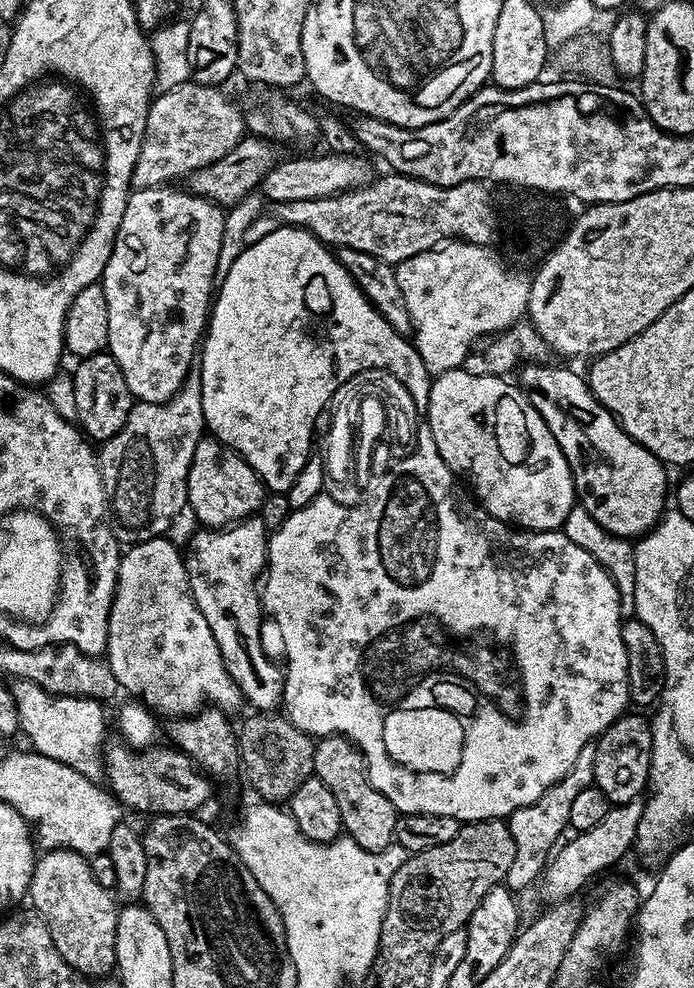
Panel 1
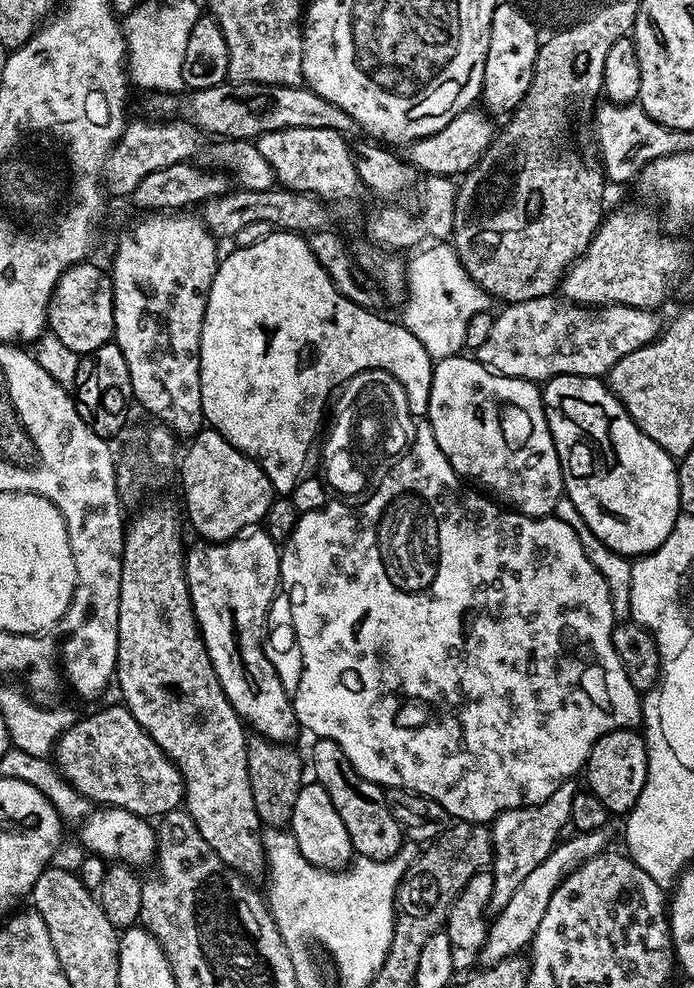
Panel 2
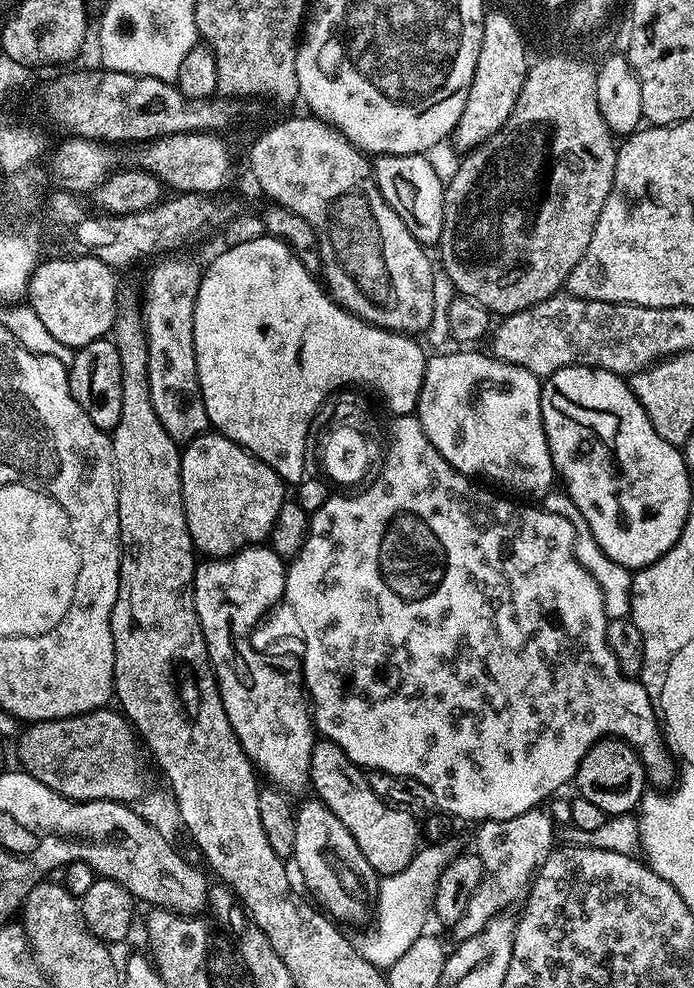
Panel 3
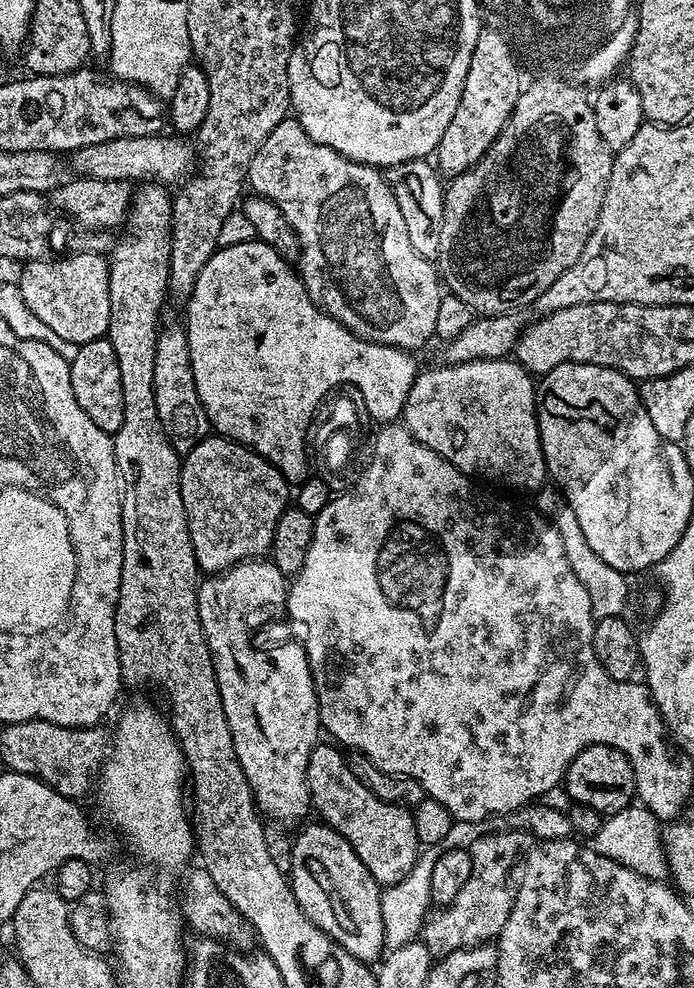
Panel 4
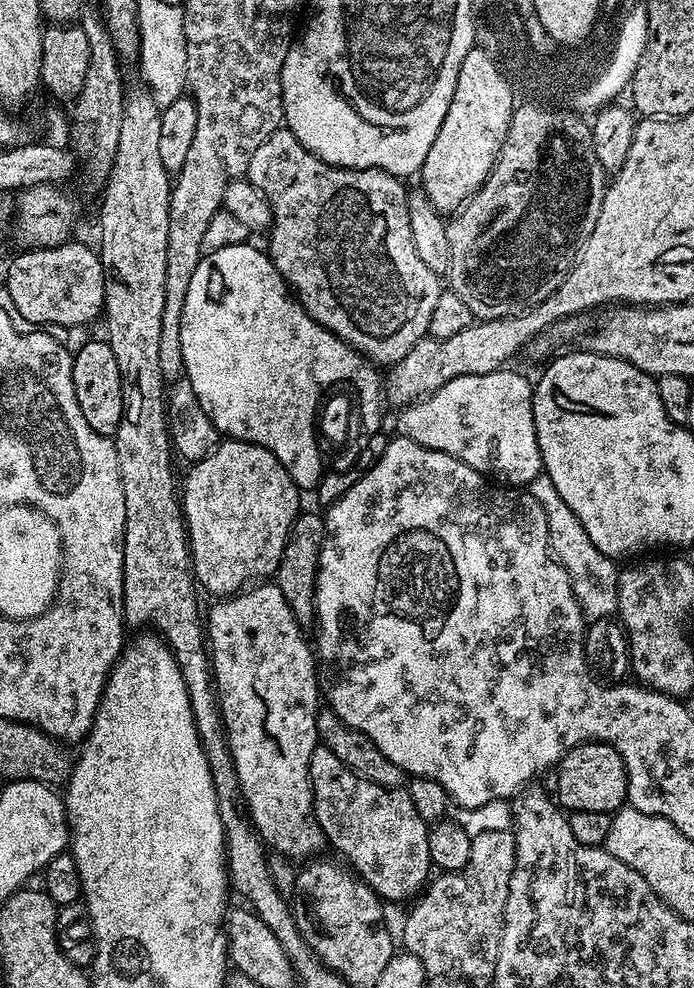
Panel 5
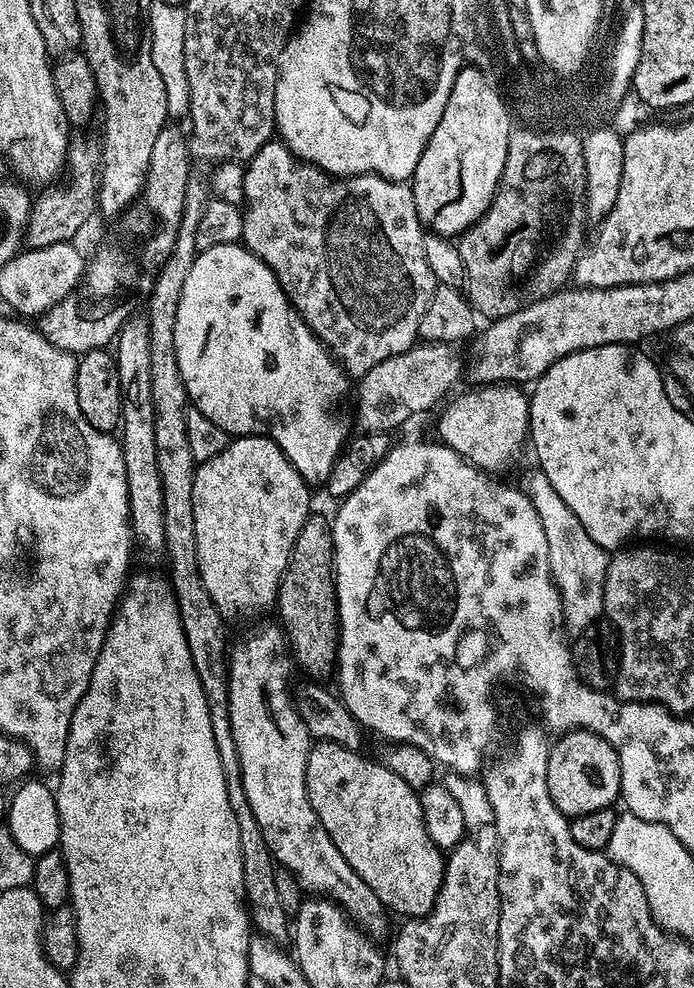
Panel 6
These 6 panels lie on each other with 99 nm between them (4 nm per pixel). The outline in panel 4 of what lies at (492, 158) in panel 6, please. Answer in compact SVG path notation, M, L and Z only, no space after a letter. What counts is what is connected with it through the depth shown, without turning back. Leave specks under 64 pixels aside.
M485 27L478 42L474 42L474 54L470 58L470 70L466 70L458 110L454 110L454 118L450 118L450 126L446 126L446 134L442 134L434 153L435 167L448 178L465 172L486 154L502 126L506 126L522 91L516 56L508 45L511 44L509 37L492 28Z

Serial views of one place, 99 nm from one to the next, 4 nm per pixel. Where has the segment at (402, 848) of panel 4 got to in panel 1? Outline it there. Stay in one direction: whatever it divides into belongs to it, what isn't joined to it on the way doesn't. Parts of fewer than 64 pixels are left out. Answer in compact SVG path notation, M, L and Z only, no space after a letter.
M322 736L316 740L316 749L314 750L314 774L322 782L326 782L326 787L330 794L334 794L334 802L338 802L338 814L343 831L347 839L358 842L362 850L367 852L380 852L383 848L389 848L396 839L396 818L397 810L391 802L381 794L368 781L368 765L364 762L364 755L360 752L352 741L344 736Z

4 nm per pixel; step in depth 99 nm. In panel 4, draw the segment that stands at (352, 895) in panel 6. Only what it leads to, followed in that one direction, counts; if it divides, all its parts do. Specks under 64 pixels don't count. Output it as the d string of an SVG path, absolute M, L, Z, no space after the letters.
M257 558L236 564L227 572L201 579L196 593L198 614L204 637L208 639L208 649L212 655L218 690L222 706L226 710L226 722L234 738L238 762L250 782L257 809L269 821L279 822L284 826L288 826L291 820L303 821L303 816L310 812L312 796L308 792L306 766L310 754L316 749L322 736L316 687L312 684L312 671L308 665L308 656L304 653L303 643L280 644L277 648L266 649L265 652L252 645L252 631L259 624L264 624L267 620L274 619L279 612L285 611L289 587L289 581L282 574L282 570L278 570L278 566L274 566L271 559Z

